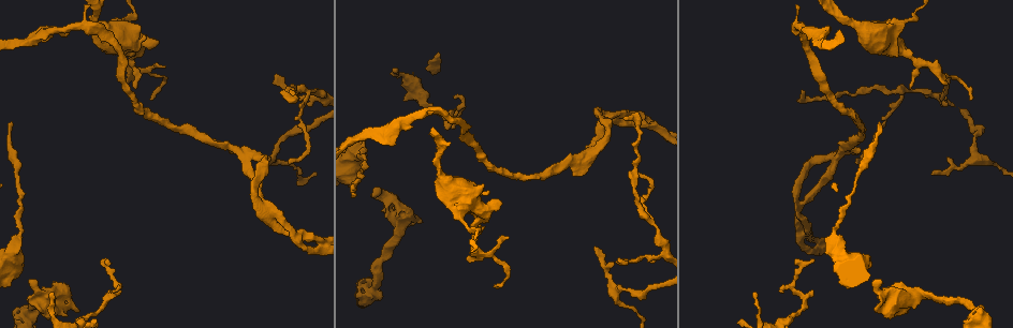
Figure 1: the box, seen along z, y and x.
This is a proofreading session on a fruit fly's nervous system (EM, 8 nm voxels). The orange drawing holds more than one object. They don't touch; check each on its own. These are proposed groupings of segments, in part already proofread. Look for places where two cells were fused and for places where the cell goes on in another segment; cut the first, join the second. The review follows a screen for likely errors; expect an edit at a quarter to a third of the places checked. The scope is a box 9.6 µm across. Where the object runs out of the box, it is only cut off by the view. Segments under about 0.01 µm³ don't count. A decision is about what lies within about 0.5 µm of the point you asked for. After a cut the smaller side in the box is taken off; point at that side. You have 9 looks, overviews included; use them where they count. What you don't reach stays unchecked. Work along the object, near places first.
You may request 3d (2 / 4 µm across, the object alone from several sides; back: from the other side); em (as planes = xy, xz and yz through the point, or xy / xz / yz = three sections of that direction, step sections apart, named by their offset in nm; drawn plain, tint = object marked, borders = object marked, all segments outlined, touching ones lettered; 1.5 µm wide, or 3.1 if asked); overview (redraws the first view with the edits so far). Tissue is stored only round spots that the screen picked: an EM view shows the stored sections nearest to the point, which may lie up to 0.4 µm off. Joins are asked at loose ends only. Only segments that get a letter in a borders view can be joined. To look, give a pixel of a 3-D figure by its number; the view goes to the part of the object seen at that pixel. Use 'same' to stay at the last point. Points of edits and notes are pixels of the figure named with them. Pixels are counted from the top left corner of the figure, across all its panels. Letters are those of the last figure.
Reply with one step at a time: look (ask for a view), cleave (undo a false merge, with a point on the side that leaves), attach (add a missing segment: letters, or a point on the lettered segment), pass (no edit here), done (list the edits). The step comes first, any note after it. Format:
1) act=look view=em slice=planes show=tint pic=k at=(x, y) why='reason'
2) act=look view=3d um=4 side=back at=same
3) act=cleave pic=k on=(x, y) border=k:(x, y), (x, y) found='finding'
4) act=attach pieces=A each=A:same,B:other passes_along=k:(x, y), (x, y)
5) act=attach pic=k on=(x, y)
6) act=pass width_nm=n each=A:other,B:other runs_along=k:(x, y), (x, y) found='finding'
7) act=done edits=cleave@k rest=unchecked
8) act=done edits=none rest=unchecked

act=look view=3d um=4 pic=1 at=(946, 85) why='free end'

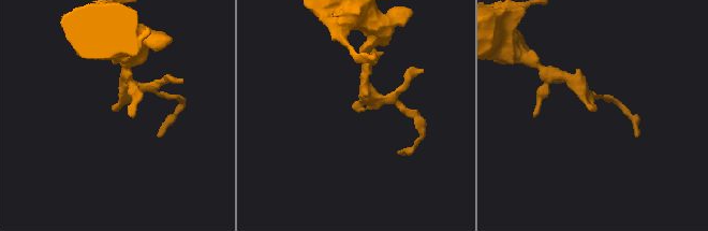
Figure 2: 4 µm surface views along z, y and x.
act=look view=em slice=planes show=borders pic=2 at=(359, 112) why='need the tissue'

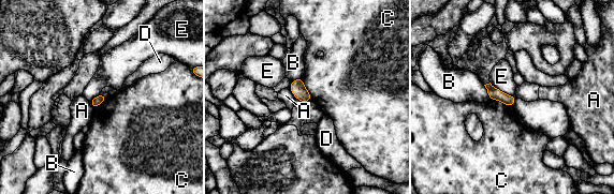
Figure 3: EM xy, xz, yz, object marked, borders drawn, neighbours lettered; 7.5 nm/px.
act=pass each=A:other,B:other,C:other,D:other,E:other border=3:(490, 99), (501, 101), (512, 106) found='no lettered segment goes on from it'

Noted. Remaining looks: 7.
act=look view=em slice=planes show=borders pic=1 at=(931, 175) why='tapers out'

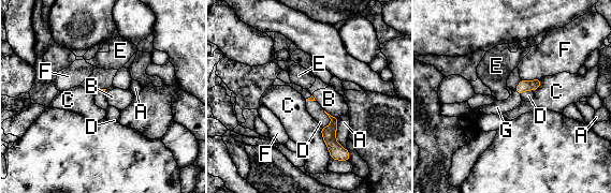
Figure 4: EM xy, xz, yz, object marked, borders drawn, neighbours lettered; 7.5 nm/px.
act=attach pieces=G each=A:other,B:other,C:other,D:other,E:other,F:other,G:same passes_along=4:(523, 86), (518, 92), (497, 107) found='the cell continues'

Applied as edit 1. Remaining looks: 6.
act=look view=em slice=xy step=4 show=tint pic=1 at=(23, 231) why='sudden change in width'

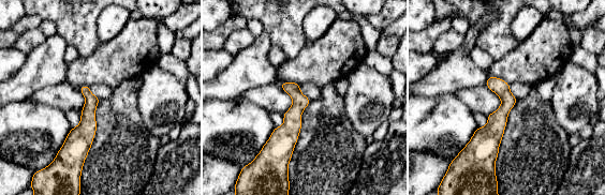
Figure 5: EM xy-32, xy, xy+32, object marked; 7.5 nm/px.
act=look view=em slice=planes show=borders at=same why='cut it another way'

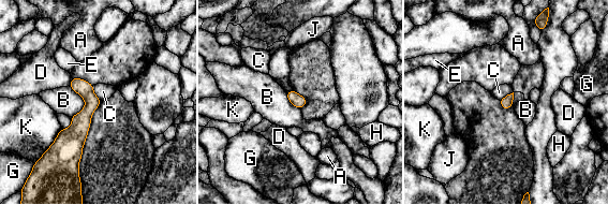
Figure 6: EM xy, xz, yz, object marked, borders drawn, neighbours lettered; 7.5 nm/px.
act=pass each=A:other,B:other,C:other,D:other,E:other,G:other,H:other,J:other,K:other border=6:(92, 85), (92, 91), (101, 100) found='continuous, no second cell'

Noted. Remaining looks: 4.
act=look view=em um=3.1 slice=planes show=borders pic=1 at=(439, 174) why='sudden change in width'

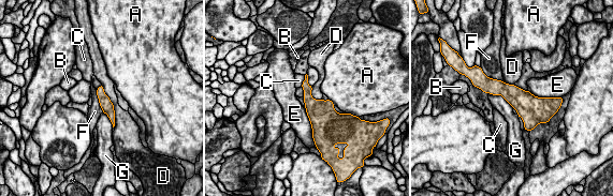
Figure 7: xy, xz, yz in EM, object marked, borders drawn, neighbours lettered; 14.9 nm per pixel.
act=pass width_nm=180 each=A:other,B:other,C:other,D:other,E:other,F:other,G:other border=7:(101, 85), (113, 105), (115, 125) found='one cell here'

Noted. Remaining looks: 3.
act=done edits=attach@4 rest=unchecked

